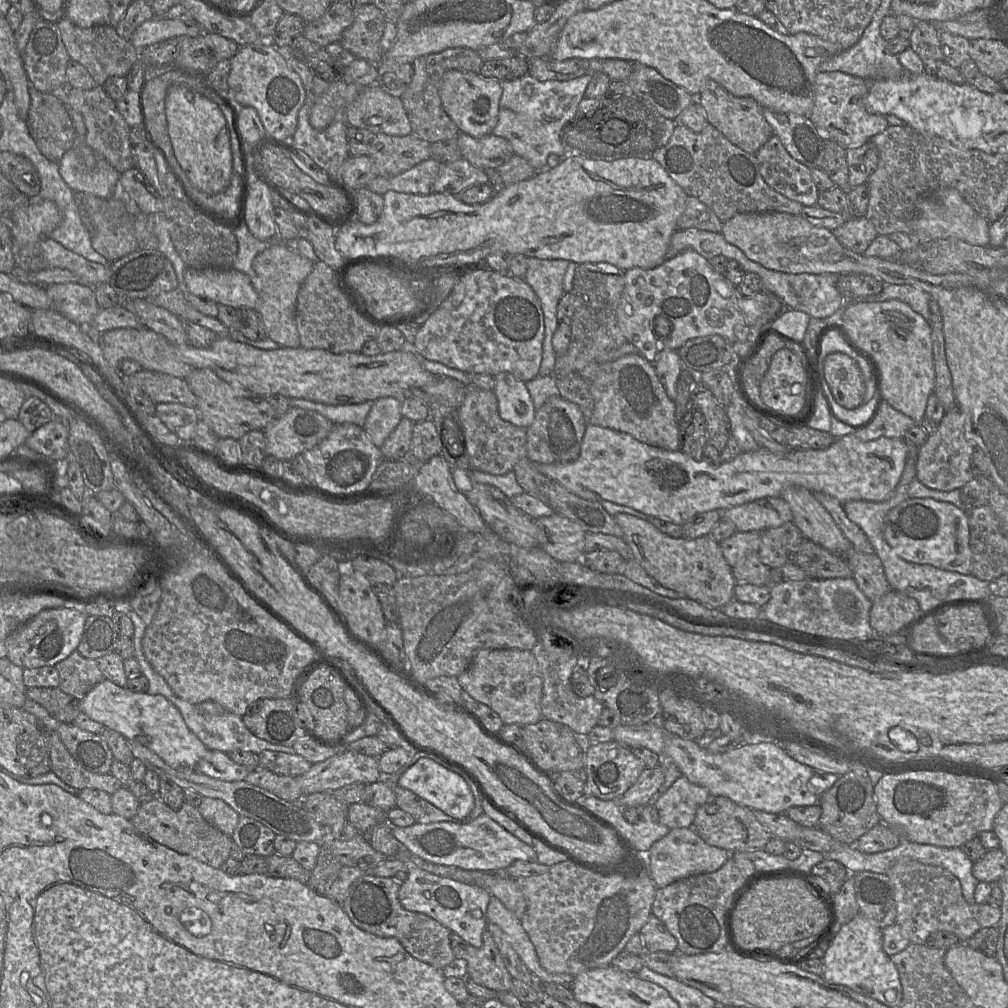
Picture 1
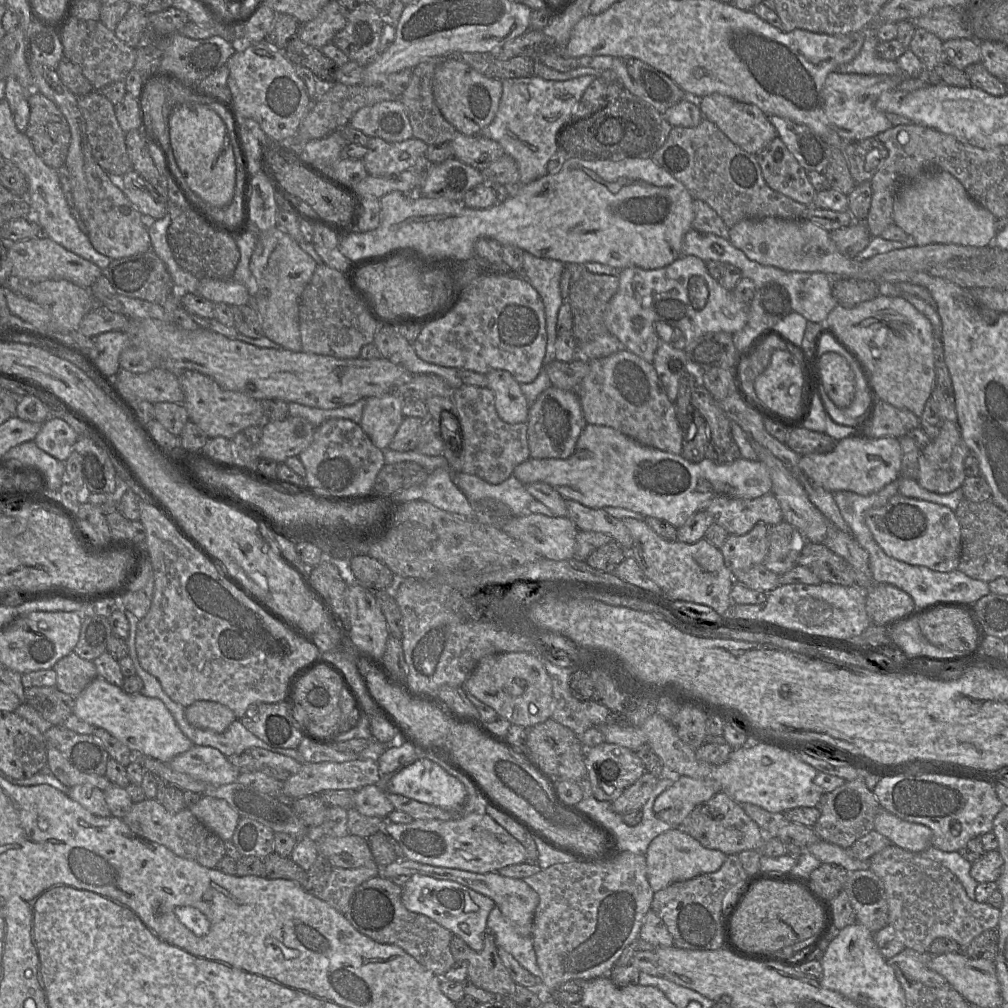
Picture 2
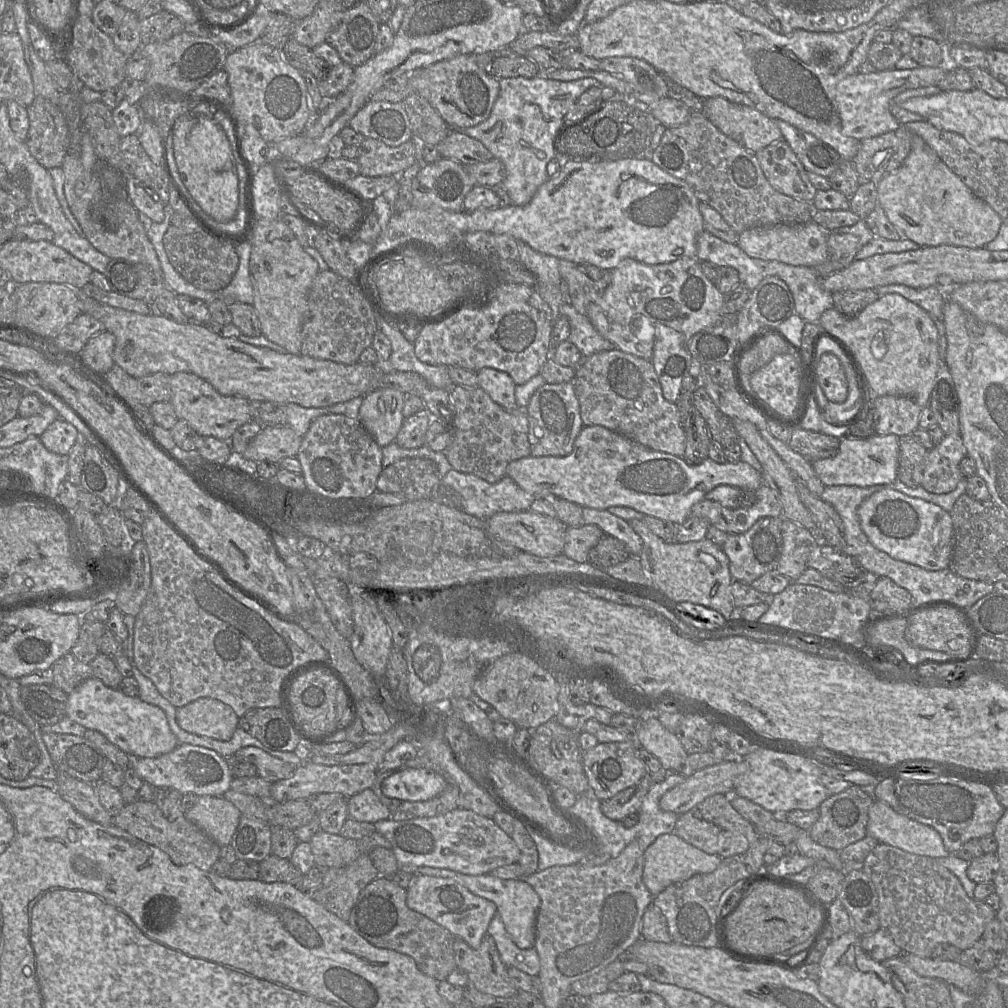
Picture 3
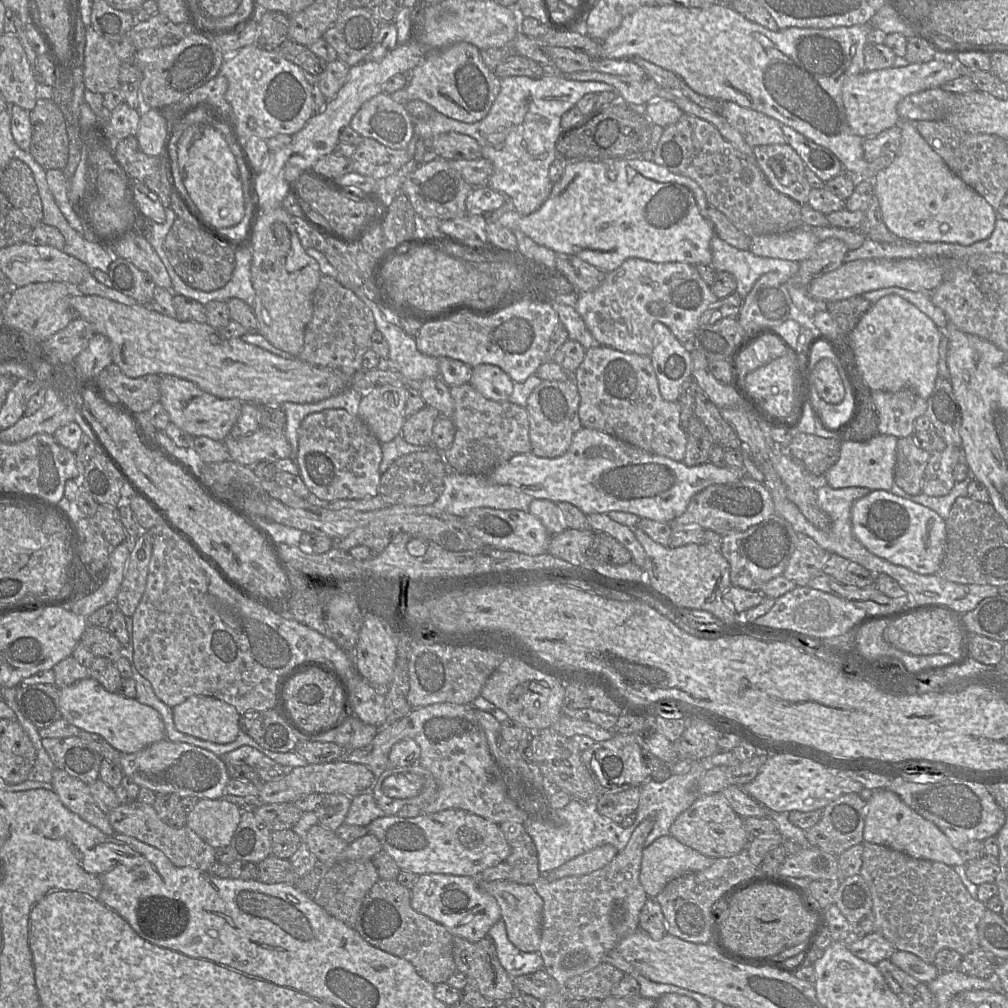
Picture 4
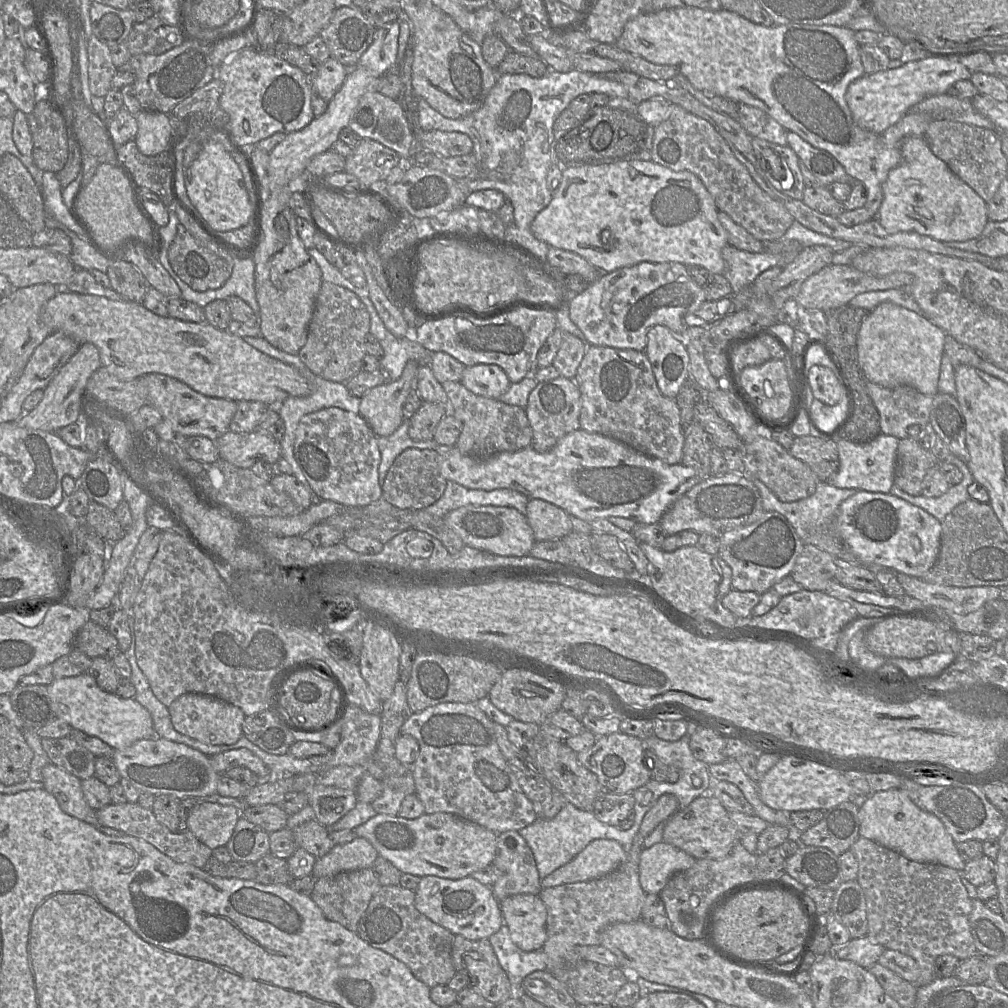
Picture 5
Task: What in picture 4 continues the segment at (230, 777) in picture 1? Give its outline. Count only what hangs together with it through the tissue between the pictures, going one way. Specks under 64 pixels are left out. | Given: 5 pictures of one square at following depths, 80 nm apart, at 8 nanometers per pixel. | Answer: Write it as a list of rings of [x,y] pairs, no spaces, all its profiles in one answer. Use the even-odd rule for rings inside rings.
[[[168,739],[155,742],[135,753],[124,753],[120,767],[124,775],[138,786],[155,793],[176,793],[181,798],[195,796],[199,799],[221,799],[230,779],[227,764],[222,757],[204,748]]]

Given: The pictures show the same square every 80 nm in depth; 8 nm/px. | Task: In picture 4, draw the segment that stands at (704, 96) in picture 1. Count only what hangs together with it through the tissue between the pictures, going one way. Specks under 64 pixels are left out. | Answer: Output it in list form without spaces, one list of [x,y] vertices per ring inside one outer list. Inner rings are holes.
[[[723,101],[720,115],[740,132],[752,148],[771,144],[786,144],[781,123],[761,112]]]

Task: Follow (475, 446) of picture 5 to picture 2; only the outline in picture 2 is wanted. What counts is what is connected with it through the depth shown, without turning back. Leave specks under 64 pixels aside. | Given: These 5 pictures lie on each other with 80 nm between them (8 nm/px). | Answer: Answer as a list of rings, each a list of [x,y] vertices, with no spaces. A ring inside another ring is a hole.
[[[463,384],[454,389],[452,399],[455,403],[460,423],[454,437],[450,437],[450,448],[457,443],[460,449],[461,472],[476,475],[490,484],[500,484],[507,480],[516,466],[530,458],[527,439],[527,421],[508,424],[501,420],[495,407],[494,393],[488,387]]]

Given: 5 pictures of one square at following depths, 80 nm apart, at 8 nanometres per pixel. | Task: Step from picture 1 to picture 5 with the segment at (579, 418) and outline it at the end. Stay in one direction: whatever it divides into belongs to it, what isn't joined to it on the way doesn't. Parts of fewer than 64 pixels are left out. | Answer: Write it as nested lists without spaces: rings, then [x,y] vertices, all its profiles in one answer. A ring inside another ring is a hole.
[[[558,377],[540,382],[531,391],[525,408],[532,430],[531,447],[538,453],[546,453],[570,432],[580,429],[581,393],[573,379]]]

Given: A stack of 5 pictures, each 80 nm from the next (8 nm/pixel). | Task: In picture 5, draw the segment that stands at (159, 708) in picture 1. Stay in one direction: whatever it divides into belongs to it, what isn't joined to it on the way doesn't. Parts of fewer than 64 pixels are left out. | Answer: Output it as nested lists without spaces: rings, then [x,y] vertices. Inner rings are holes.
[[[87,672],[54,679],[47,685],[47,690],[56,718],[74,729],[101,739],[113,749],[125,749],[138,740],[154,736],[152,717],[144,706],[135,698],[122,698],[102,690]]]

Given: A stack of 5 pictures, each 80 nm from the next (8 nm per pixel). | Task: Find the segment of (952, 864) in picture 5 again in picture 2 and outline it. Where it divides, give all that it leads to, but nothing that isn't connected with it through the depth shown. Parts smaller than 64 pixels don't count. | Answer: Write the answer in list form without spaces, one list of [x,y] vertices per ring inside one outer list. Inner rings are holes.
[[[881,806],[875,817],[874,830],[909,852],[921,853],[932,846],[932,831],[929,827],[902,820]]]

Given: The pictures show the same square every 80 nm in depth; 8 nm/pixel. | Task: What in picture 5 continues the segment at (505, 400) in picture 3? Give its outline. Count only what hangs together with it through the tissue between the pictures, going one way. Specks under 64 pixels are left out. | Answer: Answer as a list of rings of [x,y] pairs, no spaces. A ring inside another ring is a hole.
[[[495,364],[466,366],[460,383],[472,393],[490,399],[498,399],[511,384],[505,372]]]

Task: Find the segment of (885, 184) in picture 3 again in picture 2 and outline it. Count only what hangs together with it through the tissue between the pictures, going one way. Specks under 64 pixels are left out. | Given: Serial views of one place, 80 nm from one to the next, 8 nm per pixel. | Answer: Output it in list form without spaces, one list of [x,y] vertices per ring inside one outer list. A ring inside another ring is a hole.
[[[941,170],[924,173],[898,191],[893,220],[917,246],[956,244],[987,247],[993,244],[999,231],[998,219],[975,202],[958,179]]]

